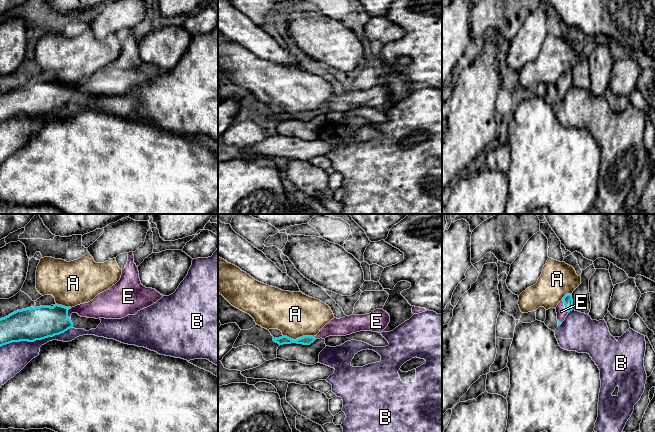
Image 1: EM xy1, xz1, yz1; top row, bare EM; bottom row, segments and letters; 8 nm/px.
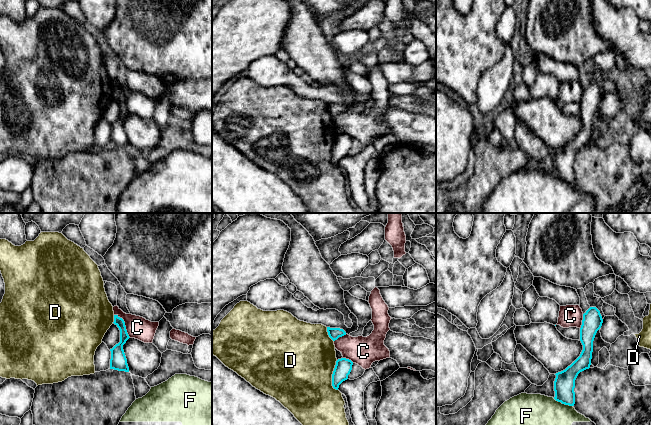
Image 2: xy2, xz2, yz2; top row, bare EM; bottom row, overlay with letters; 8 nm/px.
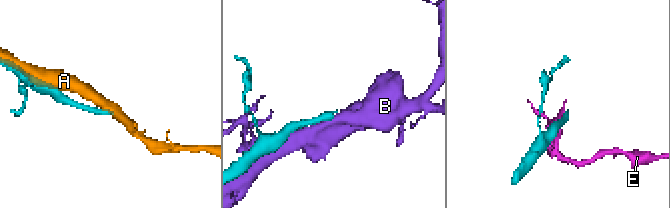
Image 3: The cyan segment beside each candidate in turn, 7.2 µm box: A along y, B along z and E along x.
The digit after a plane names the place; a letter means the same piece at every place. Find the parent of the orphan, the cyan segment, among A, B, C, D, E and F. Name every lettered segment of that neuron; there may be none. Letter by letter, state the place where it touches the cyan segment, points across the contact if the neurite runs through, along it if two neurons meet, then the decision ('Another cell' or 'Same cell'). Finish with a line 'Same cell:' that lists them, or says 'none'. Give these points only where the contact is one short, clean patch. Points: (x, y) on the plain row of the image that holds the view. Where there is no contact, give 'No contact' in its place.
A: Touches cyan at xz1 (298, 114). Another cell
B: Touches cyan at xy1 (35, 116). Another cell
C: Touches cyan at xy2 (124, 100). Boundary: xy2 (114, 90), (117, 90), (123, 96), (126, 108), (130, 113). Another cell
D: Touches cyan at xz2 (332, 151). Another cell
E: Touches cyan at yz1 (564, 81). Path across: yz1 (567, 75), (564, 81), (561, 87). Same cell
F: Touches cyan at yz2 (563, 179). Another cell
Same cell: E

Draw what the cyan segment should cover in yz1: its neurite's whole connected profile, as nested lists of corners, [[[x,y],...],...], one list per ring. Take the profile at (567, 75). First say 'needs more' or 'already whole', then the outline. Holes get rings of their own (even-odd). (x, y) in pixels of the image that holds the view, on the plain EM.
needs more; [[[566,70],[555,85],[557,89],[558,102],[560,102],[568,89],[573,86],[572,70]]]

